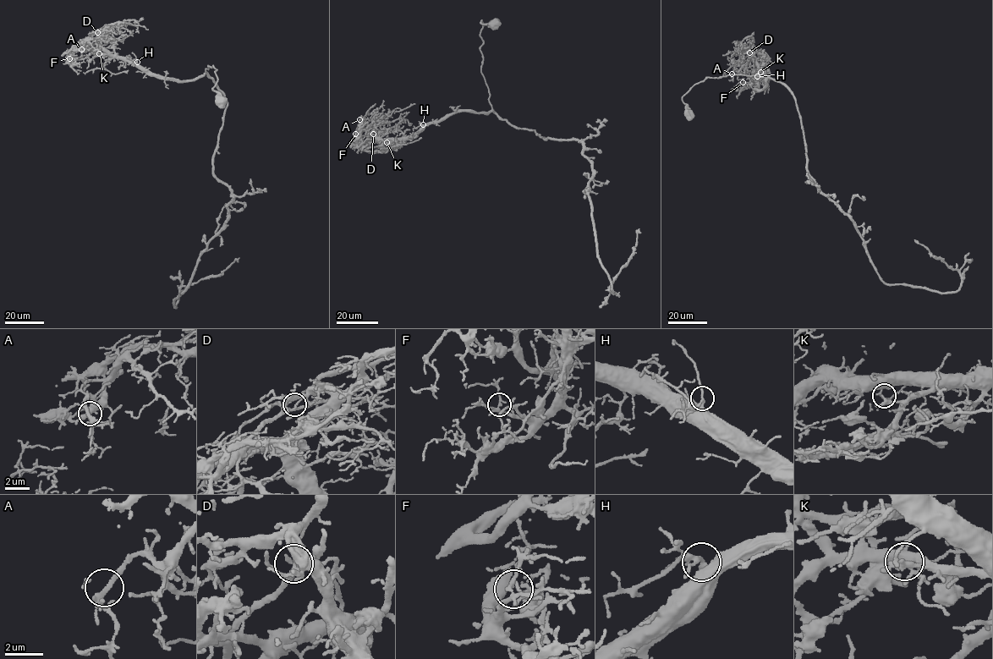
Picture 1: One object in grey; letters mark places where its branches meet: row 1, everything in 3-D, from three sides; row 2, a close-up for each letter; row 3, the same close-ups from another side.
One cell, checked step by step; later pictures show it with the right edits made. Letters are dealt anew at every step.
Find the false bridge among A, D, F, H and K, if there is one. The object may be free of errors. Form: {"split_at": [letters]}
{"split_at": ["D"]}

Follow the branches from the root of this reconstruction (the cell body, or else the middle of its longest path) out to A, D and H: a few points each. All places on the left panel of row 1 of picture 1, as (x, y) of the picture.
A: (220, 101), (212, 89), (217, 79), (213, 65), (194, 79), (170, 80), (109, 54), (89, 38), (81, 49)
D: (220, 101), (212, 89), (217, 79), (213, 65), (194, 79), (167, 79), (110, 55), (97, 32)
H: (220, 101), (212, 89), (217, 79), (213, 65), (196, 79), (178, 80), (156, 75), (137, 62)

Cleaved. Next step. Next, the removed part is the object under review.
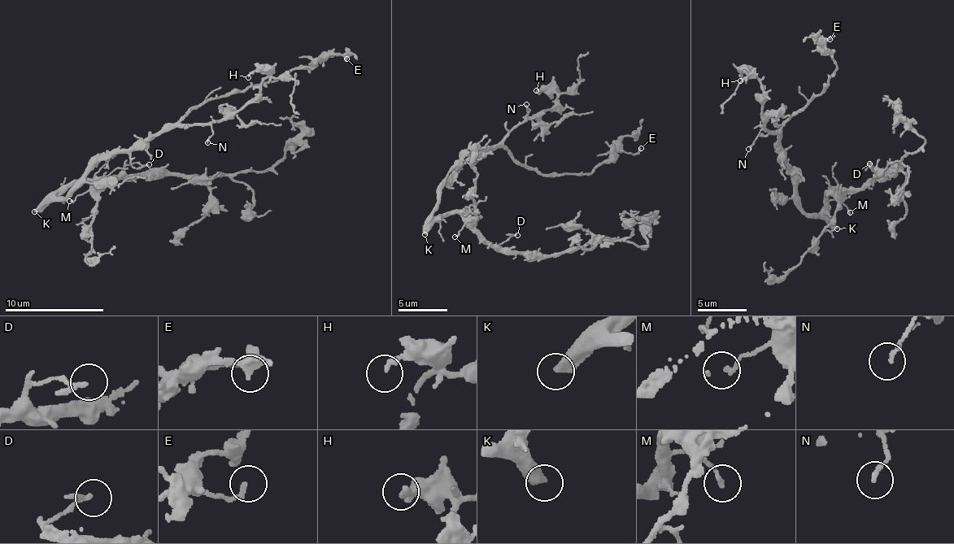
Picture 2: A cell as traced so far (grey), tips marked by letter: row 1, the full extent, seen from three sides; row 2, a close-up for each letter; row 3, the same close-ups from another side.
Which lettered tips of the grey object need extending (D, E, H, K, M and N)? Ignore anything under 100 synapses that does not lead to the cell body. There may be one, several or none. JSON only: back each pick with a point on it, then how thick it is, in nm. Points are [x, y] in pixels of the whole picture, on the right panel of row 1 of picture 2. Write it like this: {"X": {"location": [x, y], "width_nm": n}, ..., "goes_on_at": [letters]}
{"K": {"location": [837, 228], "width_nm": 500}, "goes_on_at": ["K"]}

